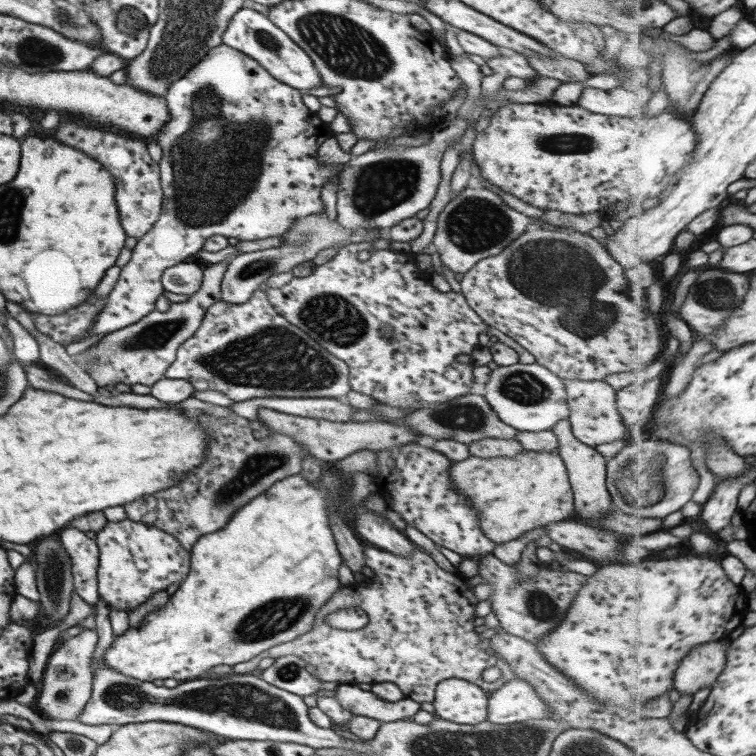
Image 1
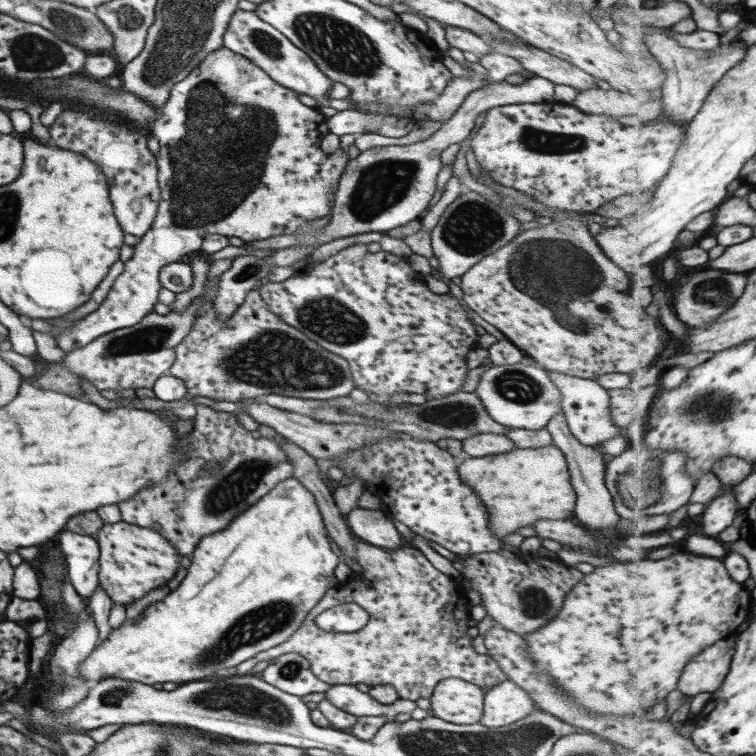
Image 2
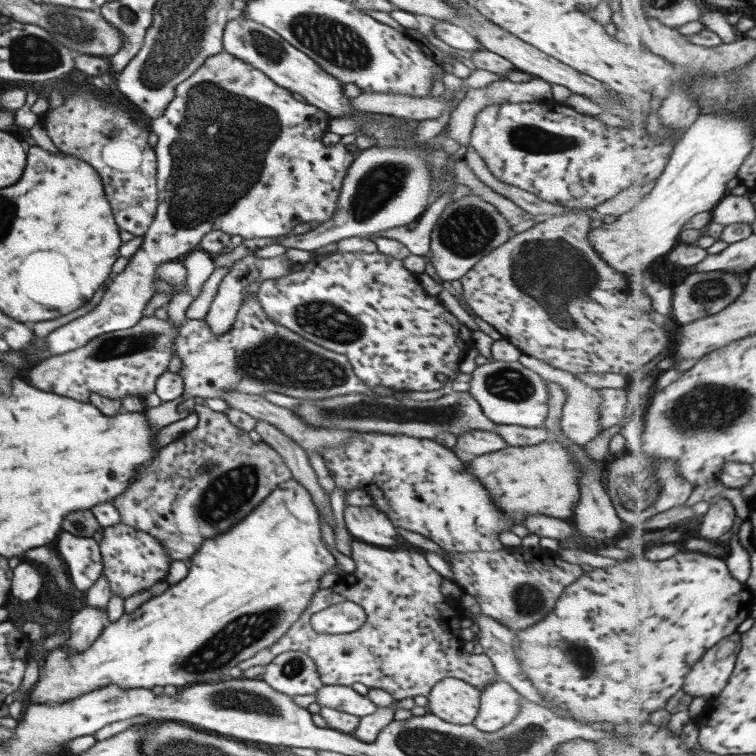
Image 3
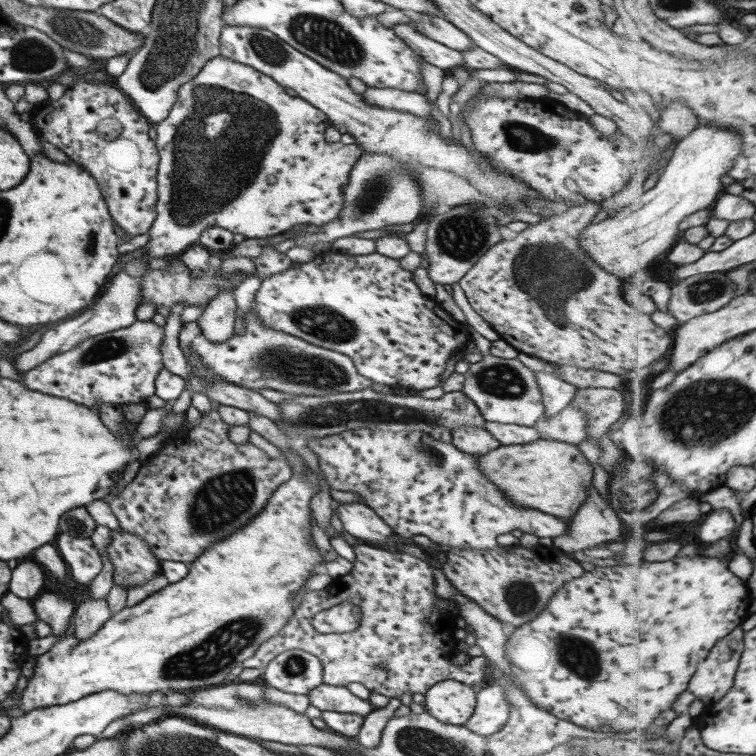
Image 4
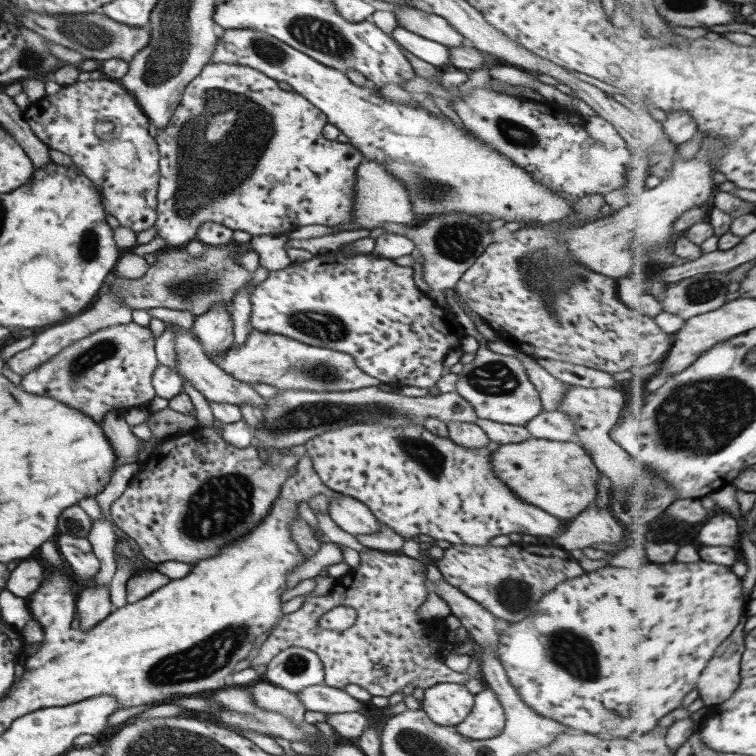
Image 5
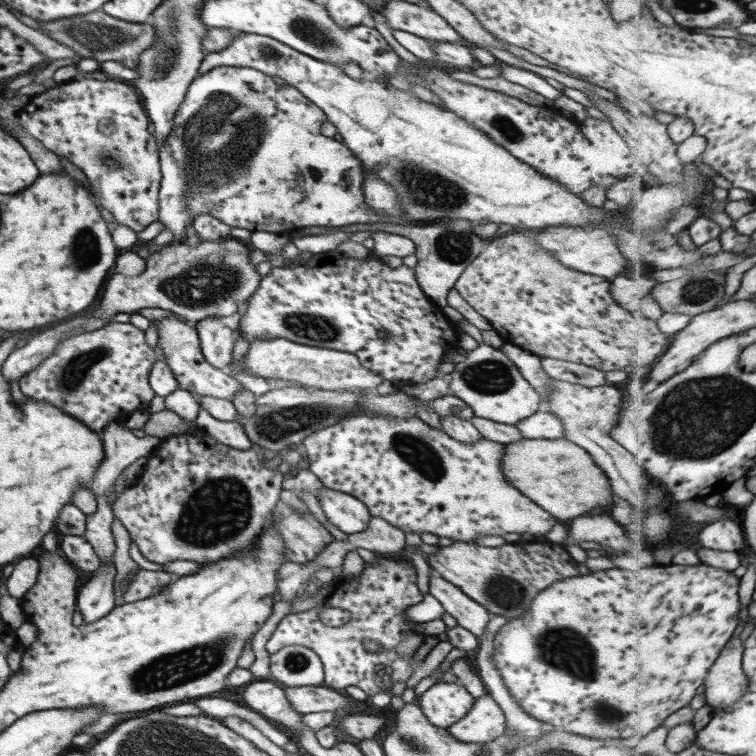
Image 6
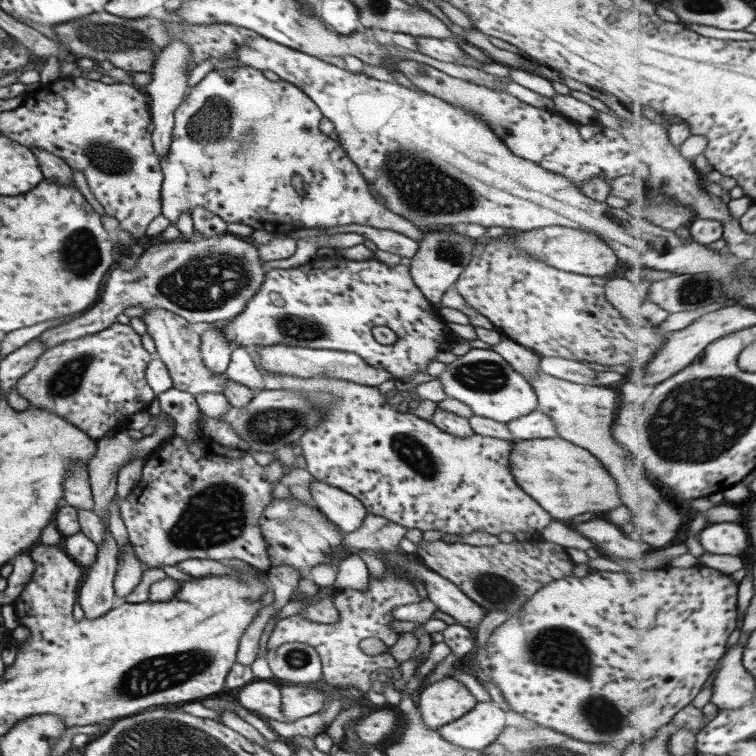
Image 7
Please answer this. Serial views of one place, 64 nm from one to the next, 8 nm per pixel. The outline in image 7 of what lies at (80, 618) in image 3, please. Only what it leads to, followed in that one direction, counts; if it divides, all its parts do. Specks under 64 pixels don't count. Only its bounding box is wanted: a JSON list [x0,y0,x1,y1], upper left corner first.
[76,415,175,619]

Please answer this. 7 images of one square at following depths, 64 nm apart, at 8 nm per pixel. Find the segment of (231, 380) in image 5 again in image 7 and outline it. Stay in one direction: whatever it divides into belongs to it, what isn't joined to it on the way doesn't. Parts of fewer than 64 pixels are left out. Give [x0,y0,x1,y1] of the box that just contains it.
[140,306,227,395]

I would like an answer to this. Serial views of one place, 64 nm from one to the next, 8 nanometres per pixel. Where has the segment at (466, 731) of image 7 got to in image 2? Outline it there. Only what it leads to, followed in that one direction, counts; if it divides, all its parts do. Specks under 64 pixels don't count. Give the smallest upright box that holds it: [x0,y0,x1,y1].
[479,679,537,731]

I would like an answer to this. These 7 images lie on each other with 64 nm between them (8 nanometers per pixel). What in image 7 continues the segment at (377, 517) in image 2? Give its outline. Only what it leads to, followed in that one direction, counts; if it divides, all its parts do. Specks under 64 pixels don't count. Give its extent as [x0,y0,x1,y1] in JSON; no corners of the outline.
[308,481,367,533]

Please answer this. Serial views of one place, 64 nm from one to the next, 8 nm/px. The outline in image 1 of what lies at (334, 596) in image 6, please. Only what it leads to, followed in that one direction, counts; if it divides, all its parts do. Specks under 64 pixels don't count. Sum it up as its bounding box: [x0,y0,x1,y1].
[233,546,517,702]

